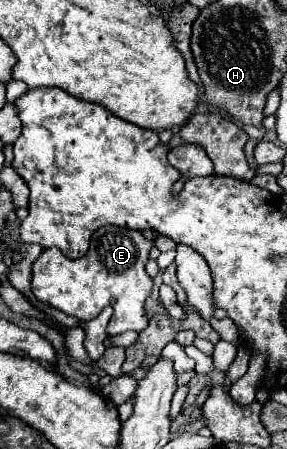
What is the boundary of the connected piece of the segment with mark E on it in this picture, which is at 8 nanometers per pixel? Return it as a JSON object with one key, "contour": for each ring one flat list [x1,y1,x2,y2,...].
{"contour":[[114,225,100,227,98,231,92,233,88,253,80,259,68,259,58,247,44,249,42,255,32,265,32,293,38,297,38,301,48,303,54,309,60,309,72,317,82,319,82,321,94,319,106,305,112,305,114,315,110,319,110,333,108,335,116,335,116,333,124,333,124,331,138,331,140,333,142,329,148,327,144,301,150,295,152,279,148,277,144,267,148,263,148,255,150,255,152,247,154,247,154,241,146,239,140,231,114,227]]}

